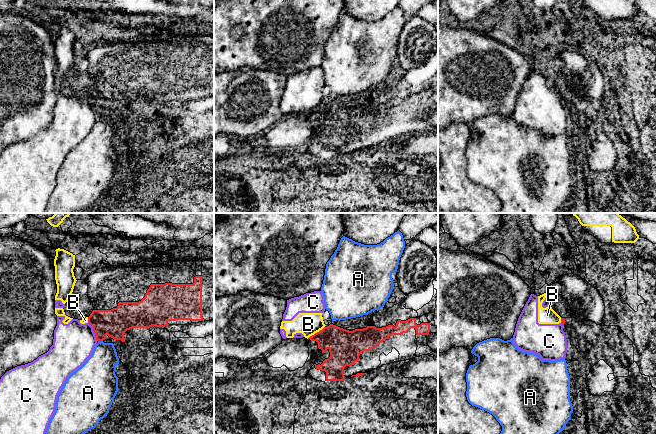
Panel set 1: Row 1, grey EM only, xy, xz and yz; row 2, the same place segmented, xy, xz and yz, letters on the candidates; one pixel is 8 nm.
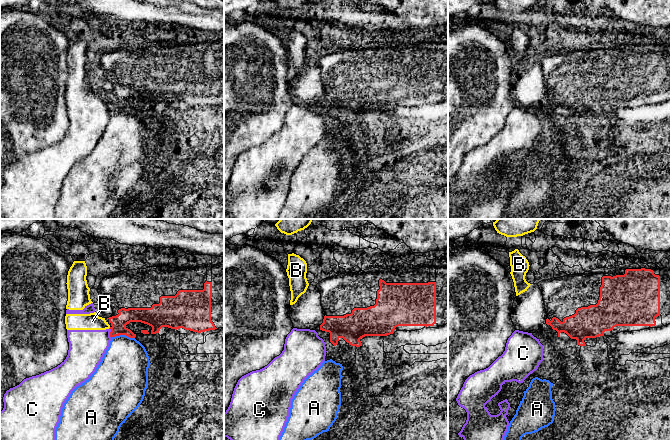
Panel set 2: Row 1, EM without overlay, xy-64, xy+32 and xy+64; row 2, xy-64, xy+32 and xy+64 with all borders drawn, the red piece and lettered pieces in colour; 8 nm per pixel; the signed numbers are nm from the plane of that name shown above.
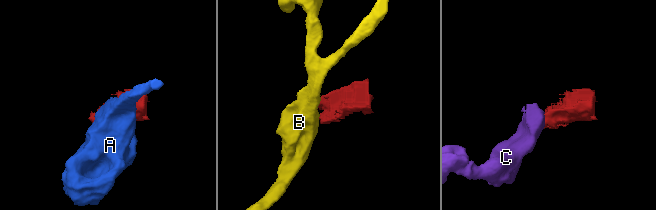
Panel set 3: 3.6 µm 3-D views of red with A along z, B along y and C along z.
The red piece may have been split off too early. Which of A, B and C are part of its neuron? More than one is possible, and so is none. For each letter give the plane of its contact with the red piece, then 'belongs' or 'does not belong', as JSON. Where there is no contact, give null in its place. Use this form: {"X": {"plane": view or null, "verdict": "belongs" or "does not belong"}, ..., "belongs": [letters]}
{"A": {"plane": "xy", "verdict": "does not belong"}, "B": {"plane": "xz", "verdict": "does not belong"}, "C": {"plane": "xy", "verdict": "does not belong"}, "belongs": []}

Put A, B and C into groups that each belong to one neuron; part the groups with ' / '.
A / B C

